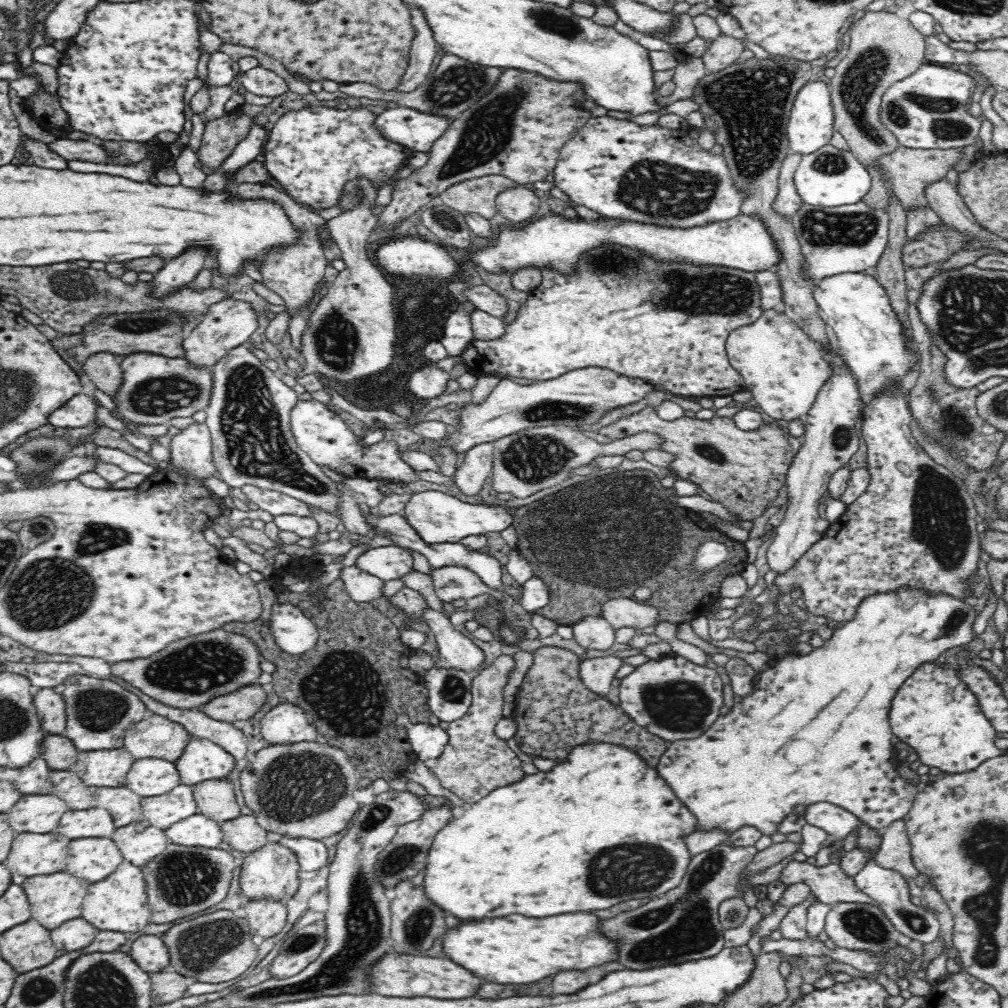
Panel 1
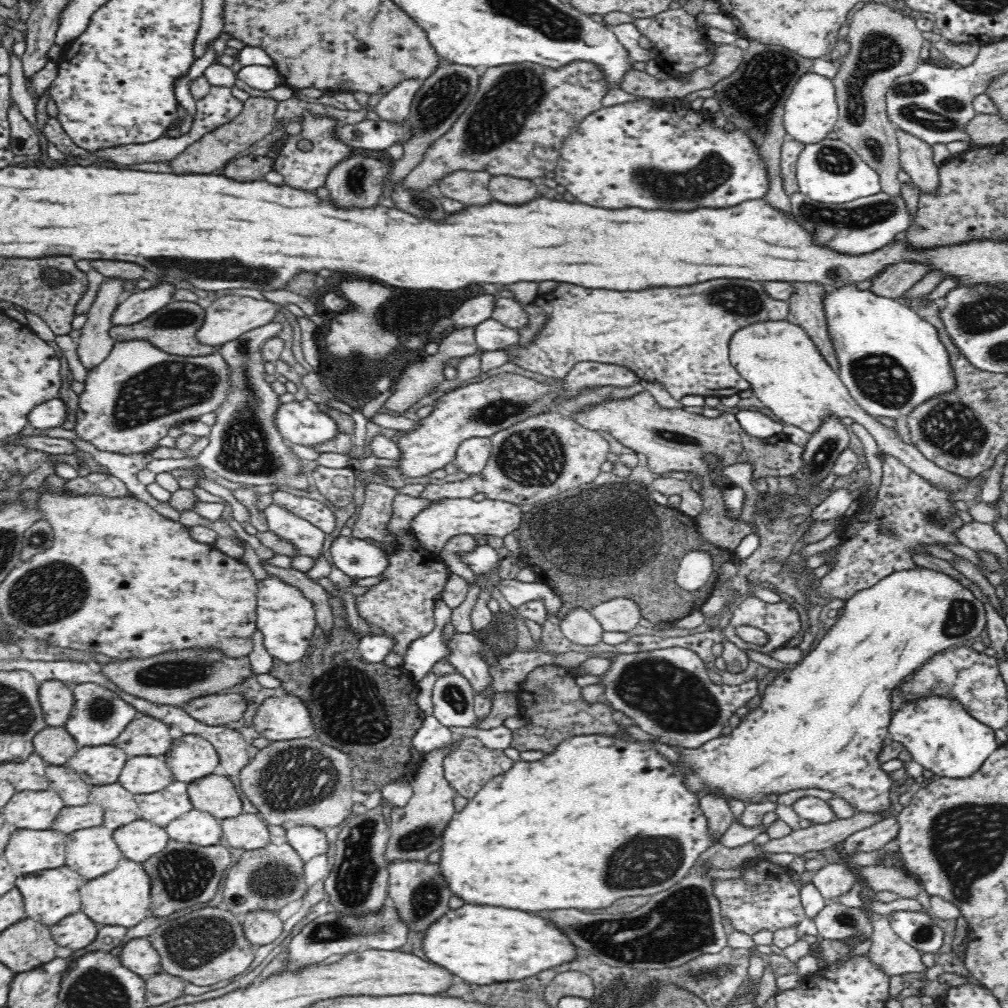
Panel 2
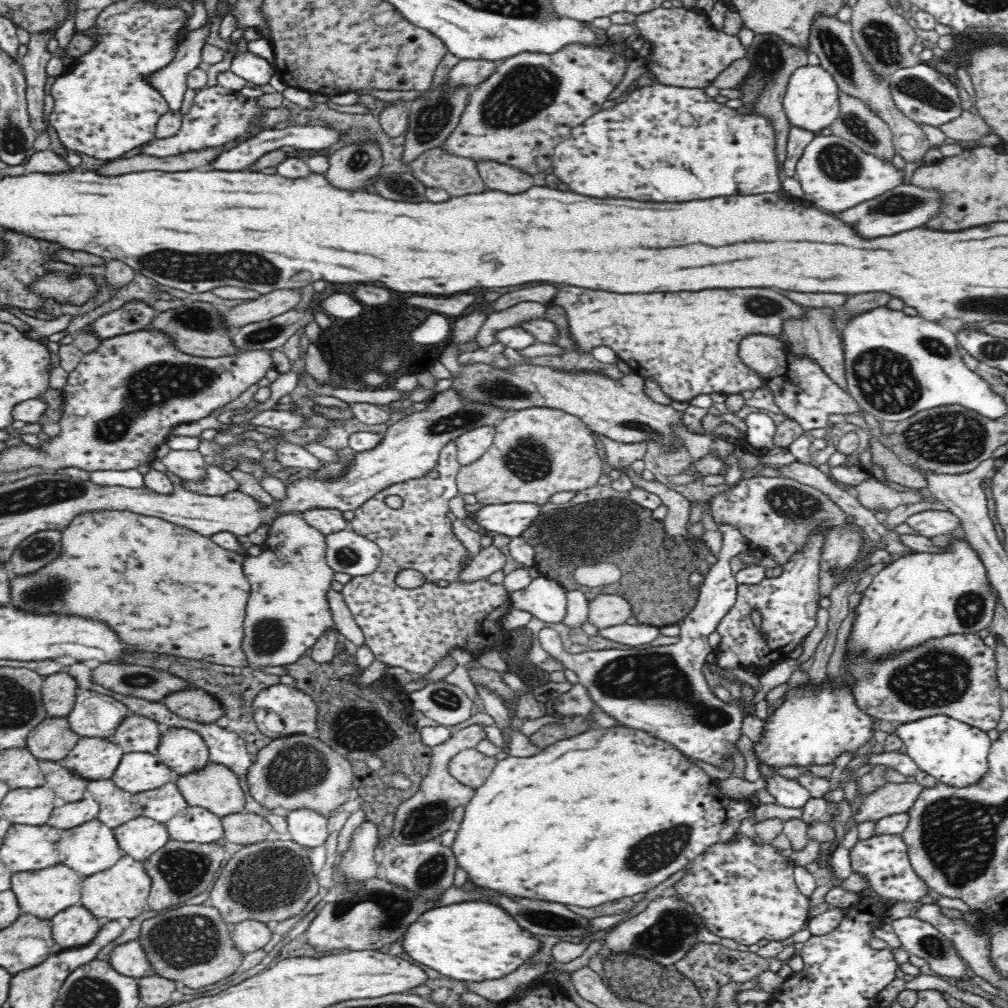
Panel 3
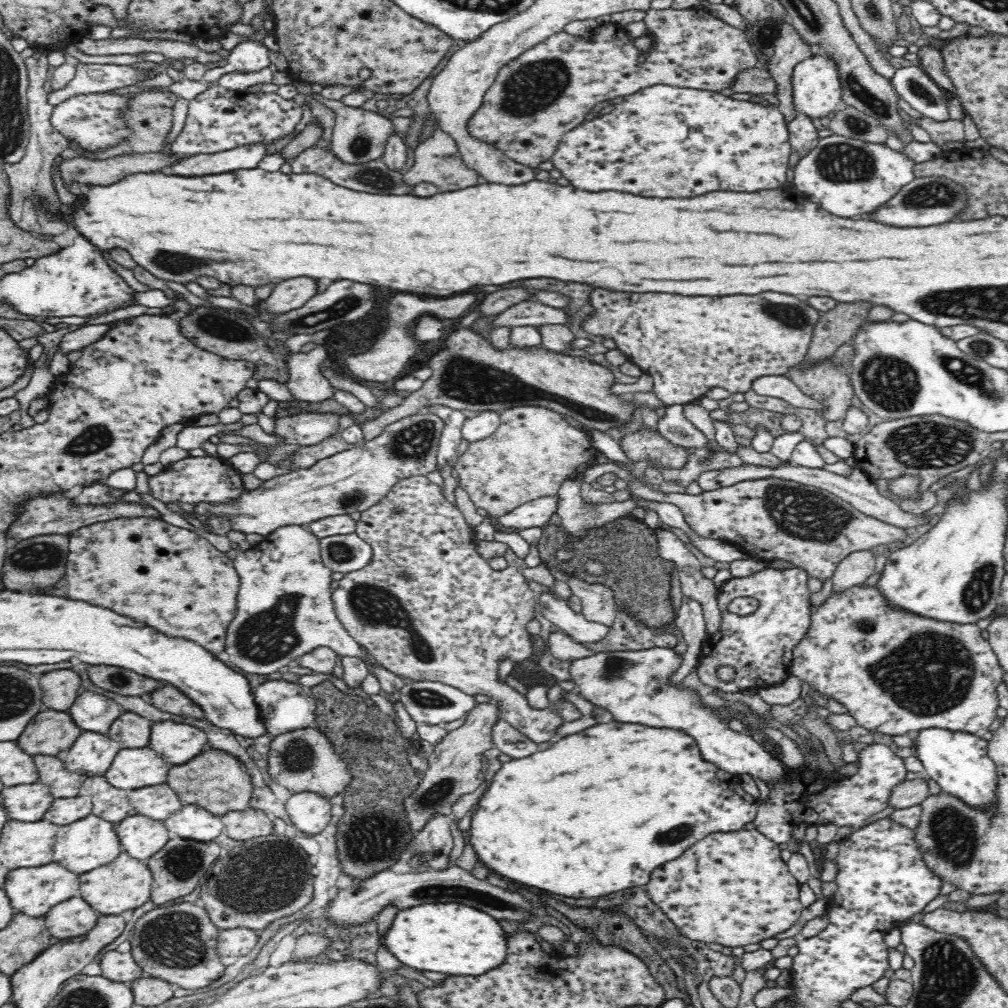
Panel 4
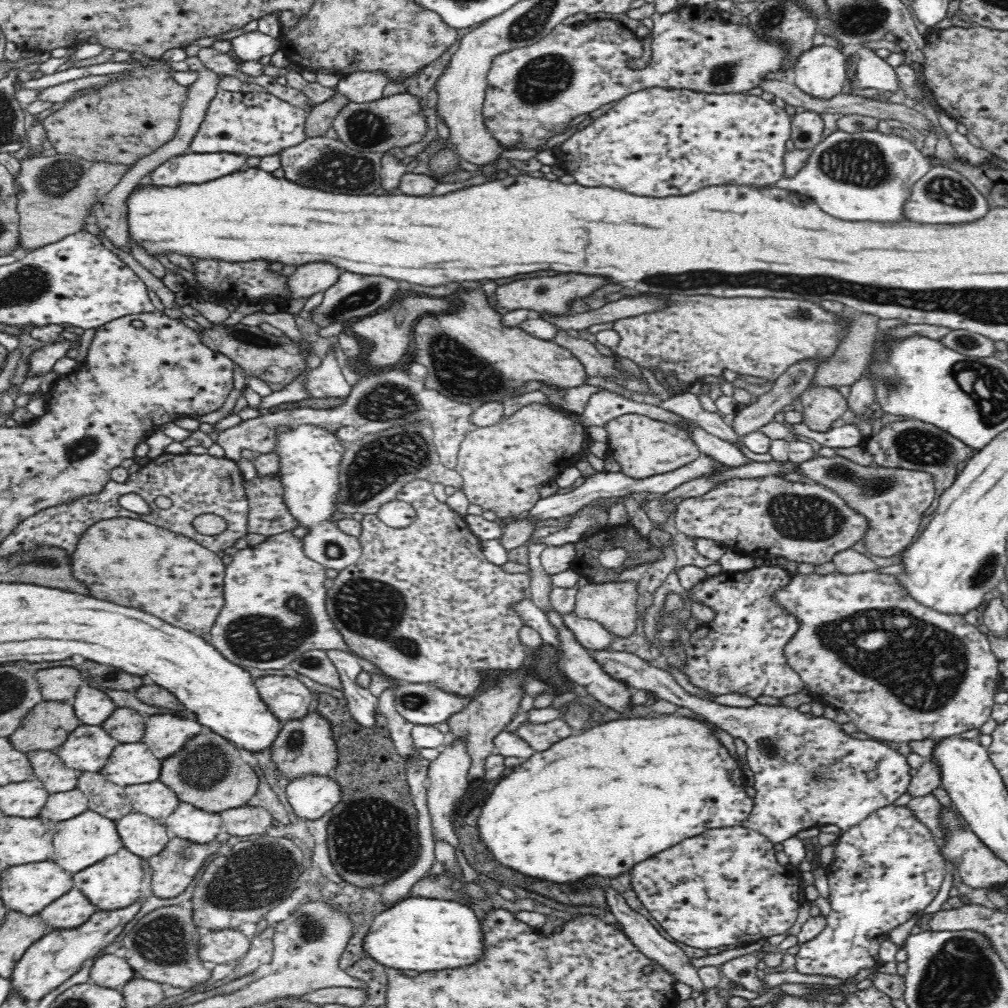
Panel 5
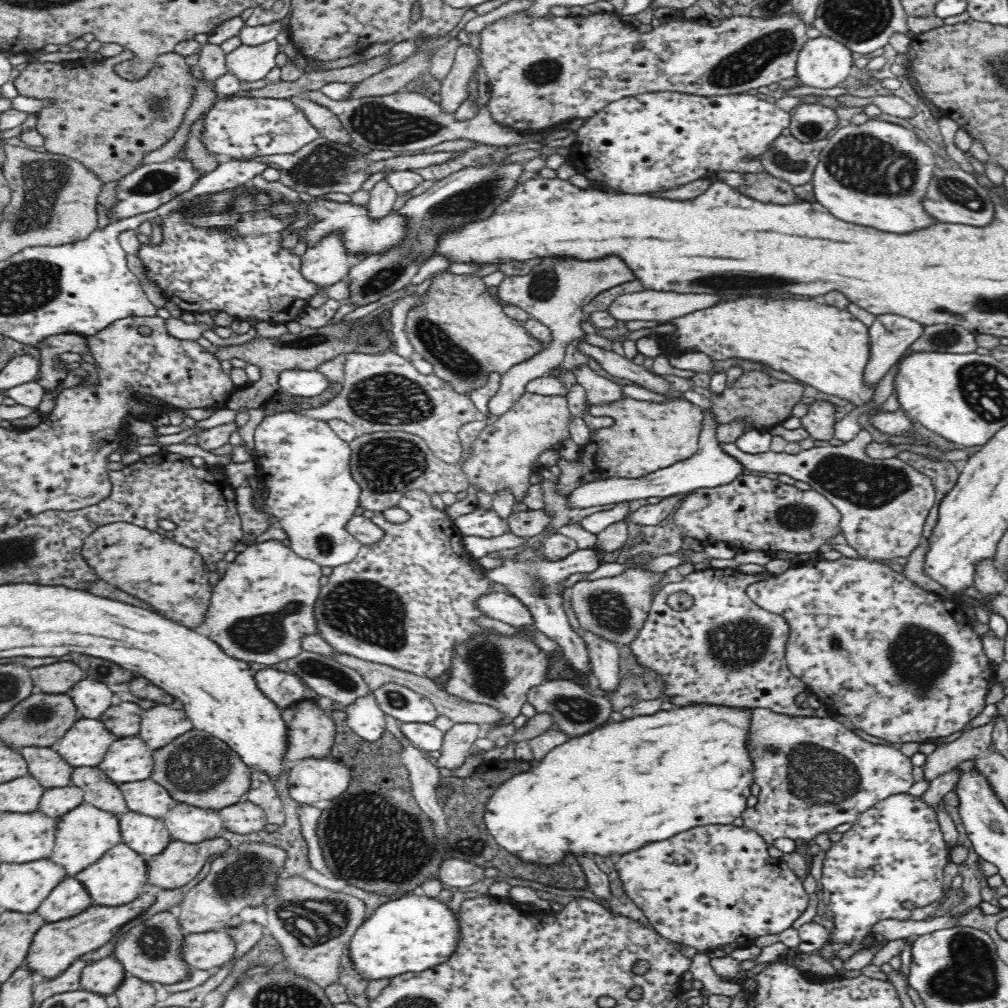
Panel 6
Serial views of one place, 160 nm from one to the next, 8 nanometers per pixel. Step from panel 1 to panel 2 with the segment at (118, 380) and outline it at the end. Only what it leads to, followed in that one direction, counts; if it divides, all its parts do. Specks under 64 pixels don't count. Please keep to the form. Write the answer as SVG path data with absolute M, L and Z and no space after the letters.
M119 276L105 277L99 286L86 321L80 329L77 341L77 353L82 364L90 370L92 366L104 362L115 340L109 335L112 326L112 314L126 295L125 284L128 280Z

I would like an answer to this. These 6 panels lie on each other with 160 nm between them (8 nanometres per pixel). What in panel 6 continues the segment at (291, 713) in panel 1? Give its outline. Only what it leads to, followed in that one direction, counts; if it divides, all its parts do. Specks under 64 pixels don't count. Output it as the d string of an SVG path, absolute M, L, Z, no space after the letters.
M274 666L259 669L253 678L259 689L281 709L304 699L305 685L294 673L274 669Z

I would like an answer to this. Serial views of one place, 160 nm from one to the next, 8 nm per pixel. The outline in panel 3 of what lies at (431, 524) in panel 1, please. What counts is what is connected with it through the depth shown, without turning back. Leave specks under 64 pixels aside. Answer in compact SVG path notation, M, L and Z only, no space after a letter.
M511 502L484 505L475 512L477 523L488 534L505 534L521 537L521 534L539 517L542 504Z

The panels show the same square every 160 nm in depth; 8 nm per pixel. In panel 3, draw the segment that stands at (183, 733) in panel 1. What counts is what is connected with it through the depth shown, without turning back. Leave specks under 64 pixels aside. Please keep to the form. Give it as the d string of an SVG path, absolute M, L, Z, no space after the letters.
M131 713L116 728L108 739L125 752L156 752L160 742L158 723L151 718Z

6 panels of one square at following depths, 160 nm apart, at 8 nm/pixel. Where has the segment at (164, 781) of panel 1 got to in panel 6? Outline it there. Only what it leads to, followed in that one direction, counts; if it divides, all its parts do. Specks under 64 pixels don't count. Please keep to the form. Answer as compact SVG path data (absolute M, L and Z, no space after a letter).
M118 737L109 746L97 767L115 783L150 779L153 768L152 751L139 737Z

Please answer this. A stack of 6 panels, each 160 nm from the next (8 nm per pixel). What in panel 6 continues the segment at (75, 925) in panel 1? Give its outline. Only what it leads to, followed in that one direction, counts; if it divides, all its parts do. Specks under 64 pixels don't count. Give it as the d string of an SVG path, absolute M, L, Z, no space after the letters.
M66 873L36 912L45 923L52 923L77 916L92 905L92 898L84 885L75 876Z

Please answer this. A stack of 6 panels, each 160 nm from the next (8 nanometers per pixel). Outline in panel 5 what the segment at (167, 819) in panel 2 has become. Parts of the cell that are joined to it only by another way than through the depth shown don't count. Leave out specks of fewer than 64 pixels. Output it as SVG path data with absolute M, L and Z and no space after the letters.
M159 780L124 787L133 812L164 820L178 806L176 793Z

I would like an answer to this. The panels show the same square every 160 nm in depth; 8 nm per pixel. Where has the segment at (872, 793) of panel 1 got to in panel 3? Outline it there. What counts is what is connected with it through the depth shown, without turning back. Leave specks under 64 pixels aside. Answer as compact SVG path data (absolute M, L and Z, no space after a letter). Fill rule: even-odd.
M966 537L951 540L938 553L900 556L880 569L864 591L847 646L878 660L896 650L910 650L928 638L978 633L991 625L998 604L993 592L986 566ZM825 685L819 691L811 692L809 688L791 690L785 702L765 720L765 732L760 743L755 744L759 762L765 762L774 768L784 766L809 766L811 769L818 764L831 764L840 756L840 752L856 752L862 744L872 738L874 719L860 711L850 693L849 686L842 686L838 690L829 690Z

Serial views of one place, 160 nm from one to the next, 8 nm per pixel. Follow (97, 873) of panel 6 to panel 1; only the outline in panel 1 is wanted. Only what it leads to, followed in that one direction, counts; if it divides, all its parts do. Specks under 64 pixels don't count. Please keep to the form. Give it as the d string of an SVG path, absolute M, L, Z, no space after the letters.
M123 860L104 880L90 883L82 905L82 917L99 930L128 933L142 930L151 921L148 887L141 867Z

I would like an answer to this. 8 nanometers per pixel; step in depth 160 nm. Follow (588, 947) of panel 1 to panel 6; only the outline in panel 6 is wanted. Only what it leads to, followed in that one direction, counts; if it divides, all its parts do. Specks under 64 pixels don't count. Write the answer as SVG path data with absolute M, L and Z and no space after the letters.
M404 896L382 903L366 918L349 940L350 963L360 977L370 982L434 968L456 950L460 929L455 914L442 902L428 896Z

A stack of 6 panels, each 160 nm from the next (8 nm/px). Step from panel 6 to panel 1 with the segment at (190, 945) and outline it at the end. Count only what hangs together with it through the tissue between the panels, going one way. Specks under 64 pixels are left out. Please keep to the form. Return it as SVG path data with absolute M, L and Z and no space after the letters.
M272 900L247 901L243 906L245 920L252 935L270 938L276 936L287 923L287 907Z

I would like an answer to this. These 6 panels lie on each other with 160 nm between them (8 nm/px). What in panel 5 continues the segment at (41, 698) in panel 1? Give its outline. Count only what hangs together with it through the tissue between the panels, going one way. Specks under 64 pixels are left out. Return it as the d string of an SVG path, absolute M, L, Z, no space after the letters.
M68 666L33 672L33 674L36 674L36 681L40 684L43 700L67 702L68 698L73 698L78 689L81 688L82 673L81 670L74 670L74 668L68 668Z

